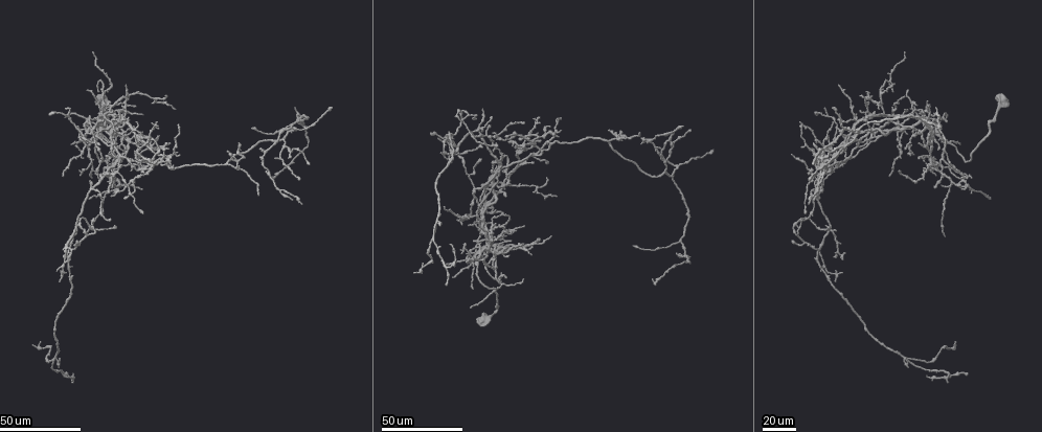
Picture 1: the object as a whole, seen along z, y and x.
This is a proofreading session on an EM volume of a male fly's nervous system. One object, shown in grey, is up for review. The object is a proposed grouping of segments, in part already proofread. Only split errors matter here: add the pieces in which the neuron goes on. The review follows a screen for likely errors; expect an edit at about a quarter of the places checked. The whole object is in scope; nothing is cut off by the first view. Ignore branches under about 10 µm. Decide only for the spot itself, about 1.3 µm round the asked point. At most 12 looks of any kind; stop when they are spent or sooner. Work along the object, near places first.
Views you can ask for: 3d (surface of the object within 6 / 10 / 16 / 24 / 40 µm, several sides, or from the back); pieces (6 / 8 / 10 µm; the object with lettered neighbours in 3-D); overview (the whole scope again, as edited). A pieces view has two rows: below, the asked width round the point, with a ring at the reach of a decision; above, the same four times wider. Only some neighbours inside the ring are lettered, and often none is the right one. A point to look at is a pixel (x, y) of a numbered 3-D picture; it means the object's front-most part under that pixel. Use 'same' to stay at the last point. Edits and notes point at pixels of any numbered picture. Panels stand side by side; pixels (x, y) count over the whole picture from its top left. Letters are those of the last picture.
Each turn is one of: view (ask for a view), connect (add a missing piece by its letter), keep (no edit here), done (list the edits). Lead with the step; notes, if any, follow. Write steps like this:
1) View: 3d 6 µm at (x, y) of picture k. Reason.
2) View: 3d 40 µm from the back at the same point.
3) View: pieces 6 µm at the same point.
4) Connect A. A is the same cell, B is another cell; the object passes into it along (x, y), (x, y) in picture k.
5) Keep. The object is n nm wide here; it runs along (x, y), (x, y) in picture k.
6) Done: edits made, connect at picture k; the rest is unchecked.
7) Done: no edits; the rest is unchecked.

View: 3d 24 µm at (947, 117) of picture 1. Branch stops here.

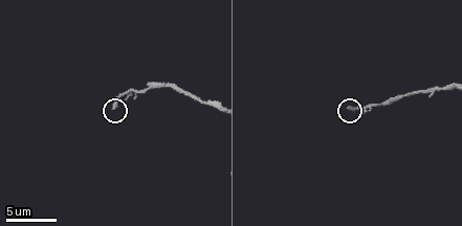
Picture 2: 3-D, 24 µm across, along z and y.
View: pieces 6 µm at (112, 109) of picture 2. What lies round it.

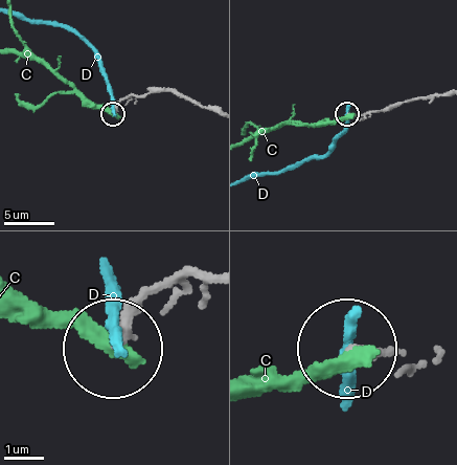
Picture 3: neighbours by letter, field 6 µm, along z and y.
Keep. C and D are other cells; it runs along (208, 280), (147, 300), (111, 347) in picture 3; none of them fits.

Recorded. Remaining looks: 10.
View: 3d 40 µm at (446, 205) of picture 1. Thin end.

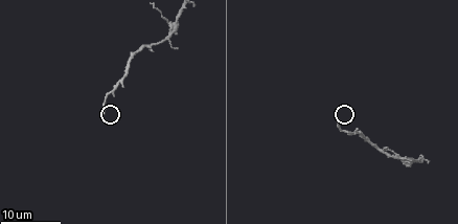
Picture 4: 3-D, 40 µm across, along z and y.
View: pieces 10 µm at (104, 112) of picture 4.

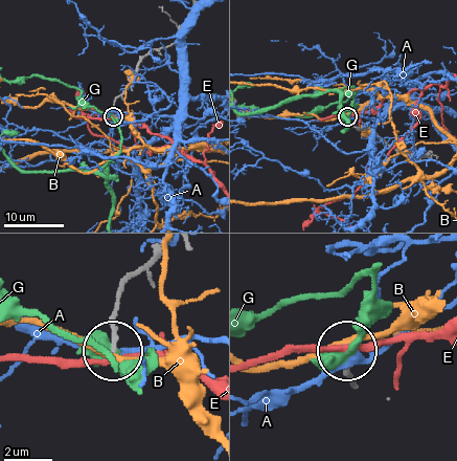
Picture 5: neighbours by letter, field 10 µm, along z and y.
Keep. The object is 180 nm wide here; A, B, E and G are other cells; no lettered piece goes on from it.

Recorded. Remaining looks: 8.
View: 3d 24 µm at (171, 142) of picture 1. End of a long branch.

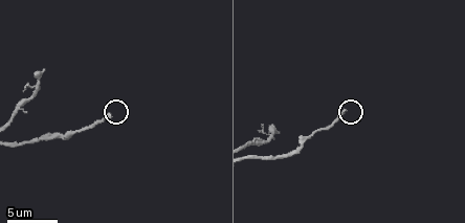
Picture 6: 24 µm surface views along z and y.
View: pieces 6 µm at (108, 114) of picture 6.

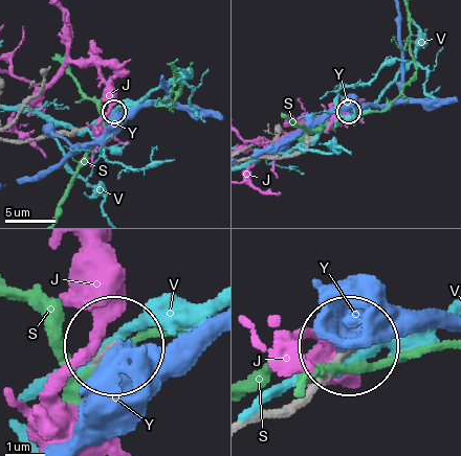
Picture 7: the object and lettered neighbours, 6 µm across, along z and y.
Keep. J, S, V and Y are other cells; it runs along (251, 422), (291, 408), (348, 351) in picture 7; none of them fits.

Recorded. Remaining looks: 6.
View: 3d 24 µm at (165, 165) of picture 1. Free end.

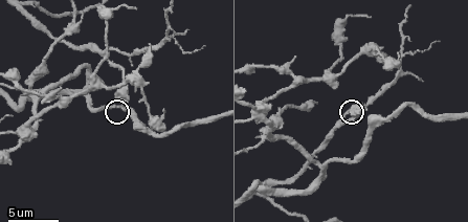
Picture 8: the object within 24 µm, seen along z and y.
View: pieces 10 µm at (125, 104) of picture 8.

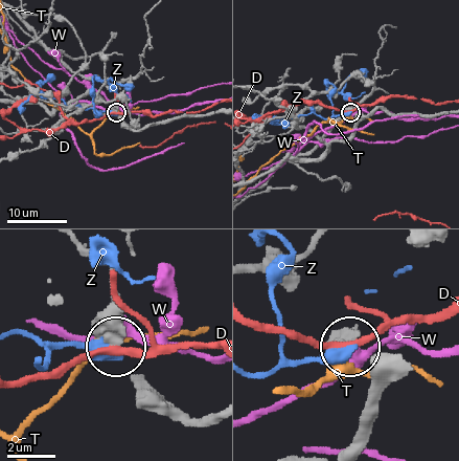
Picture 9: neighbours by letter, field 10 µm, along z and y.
Keep. D, T, W and Z are other cells; none of them fits.

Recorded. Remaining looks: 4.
View: 3d 40 µm at (258, 193) of picture 1. End of a long branch.

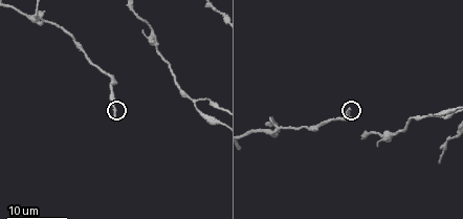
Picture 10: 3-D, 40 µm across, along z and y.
View: pieces 6 µm at (350, 108) of picture 10.

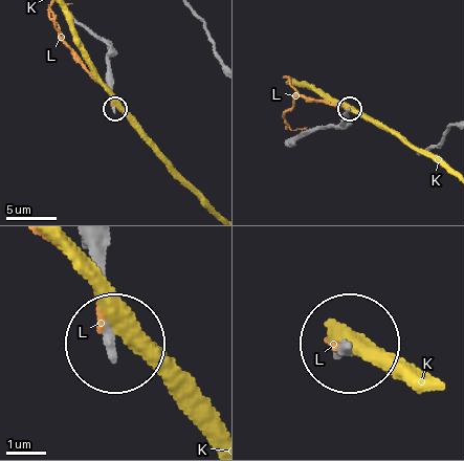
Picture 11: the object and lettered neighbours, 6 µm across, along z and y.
Keep. K and L are other cells; no lettered piece goes on from it.

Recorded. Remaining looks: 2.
View: 3d 24 µm at (929, 105) of picture 1. End of a long branch.

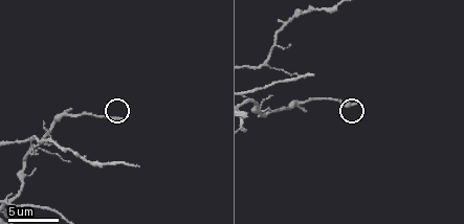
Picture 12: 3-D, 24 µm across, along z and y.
View: pieces 6 µm at (354, 104) of picture 12. See the neighbours.

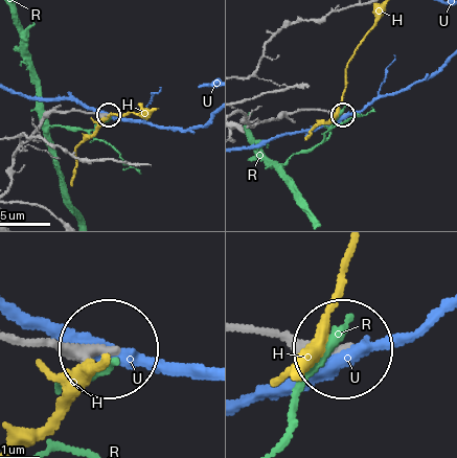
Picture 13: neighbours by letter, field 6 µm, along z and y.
Keep. The object is 290 nm wide here; H, R and U are other cells; it runs along (244, 115), (254, 126), (302, 111), (341, 115) in picture 13; none of them fits.

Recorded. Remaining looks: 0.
Done: no edits; the rest is unchecked.

